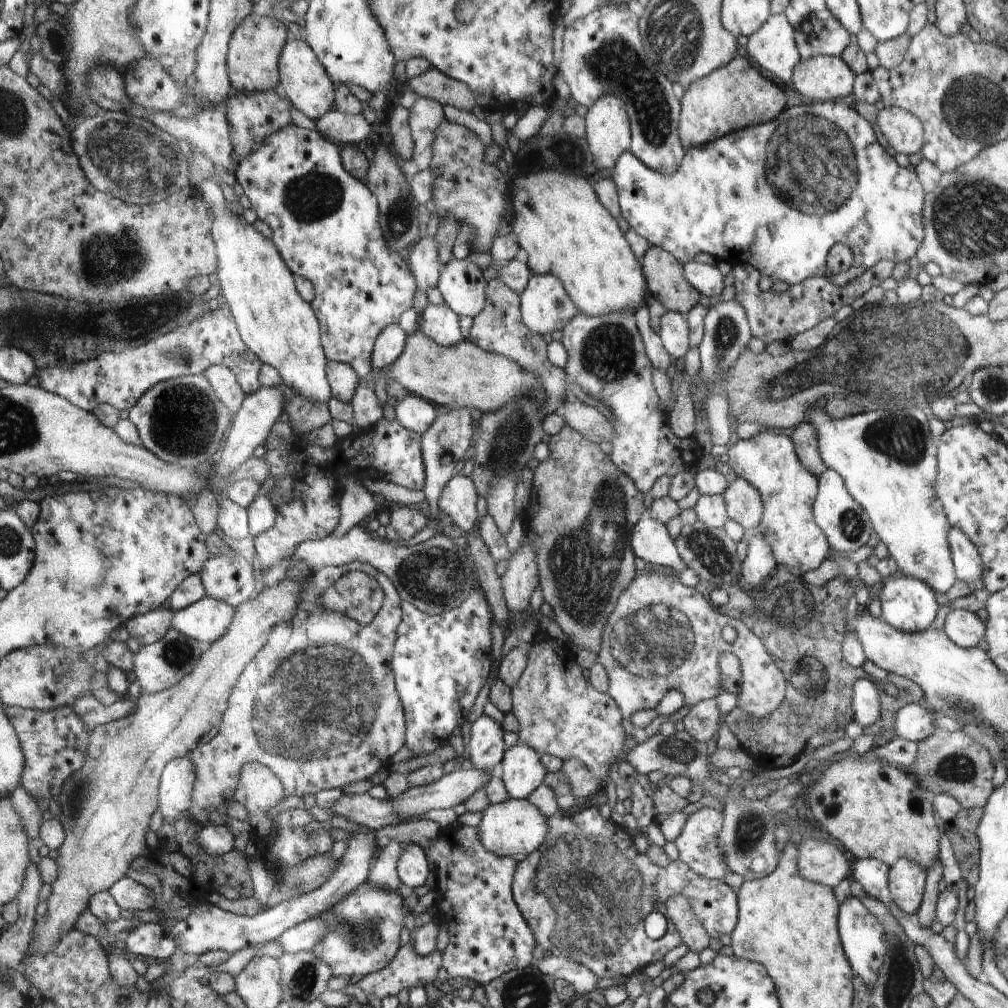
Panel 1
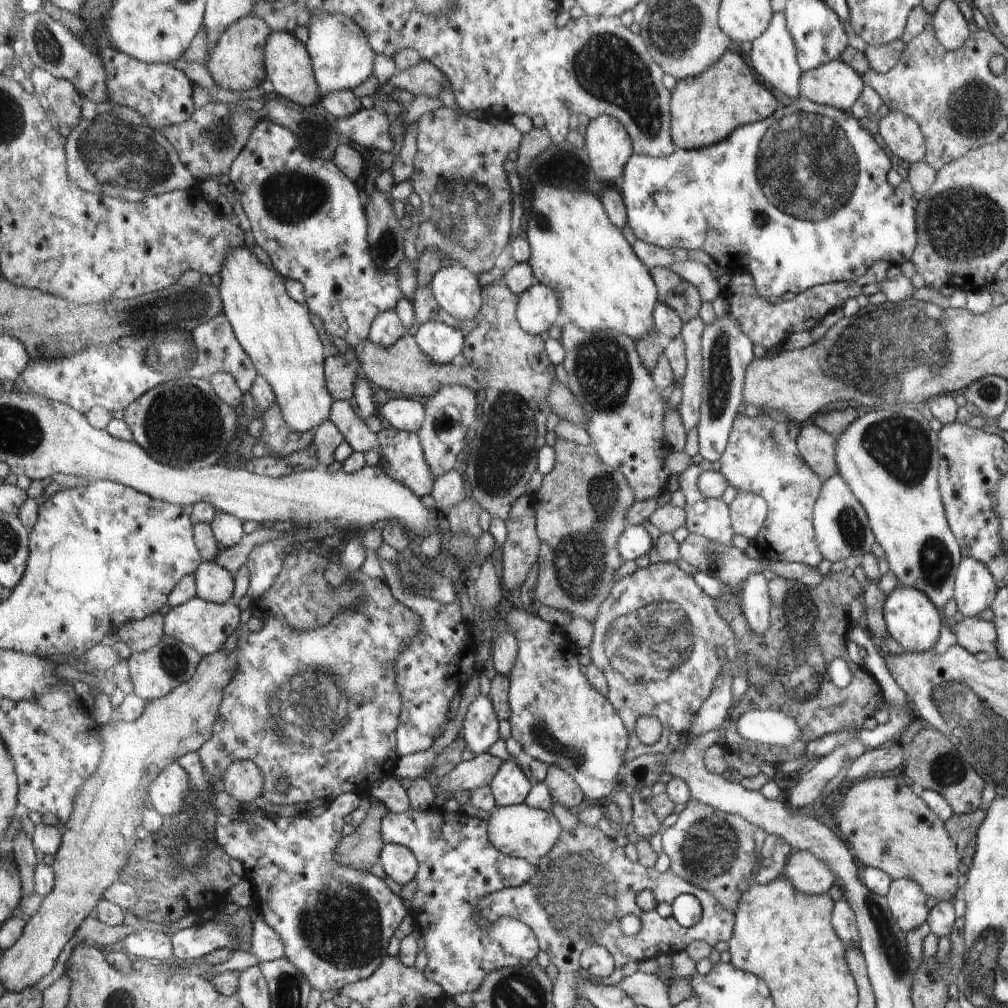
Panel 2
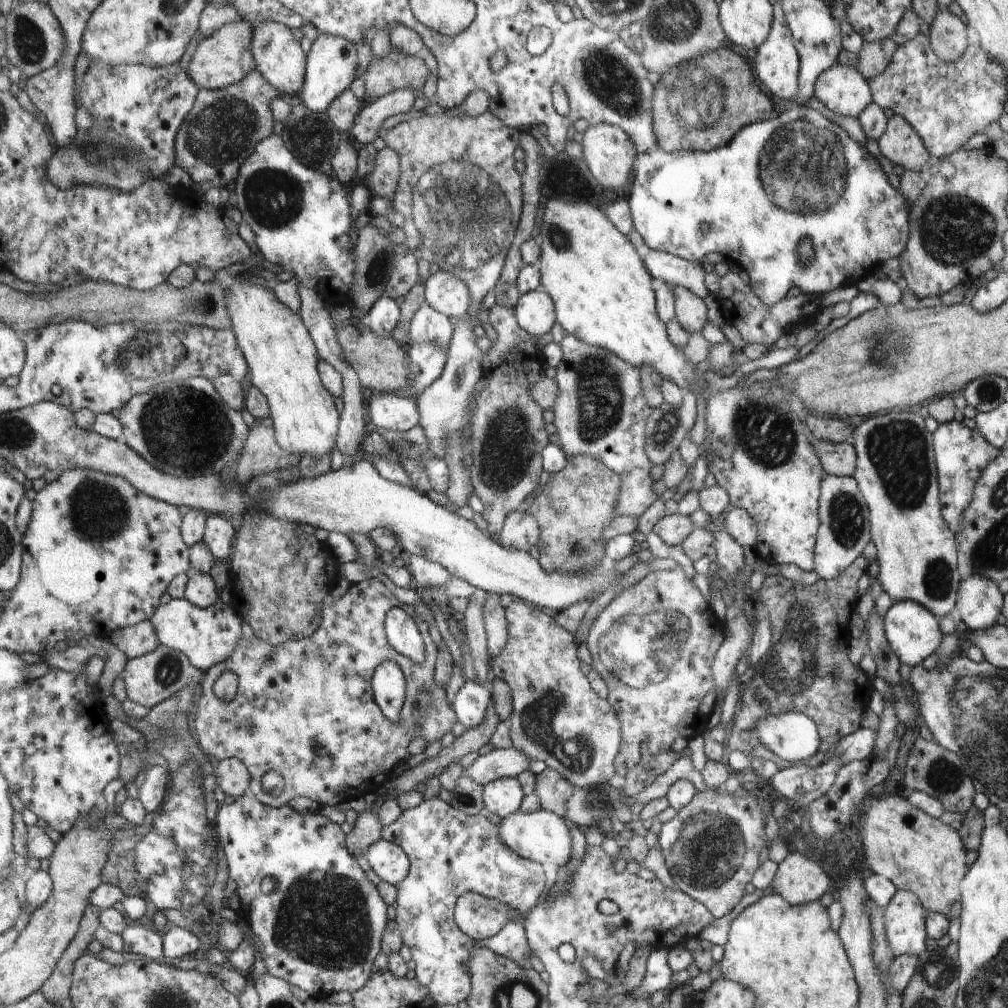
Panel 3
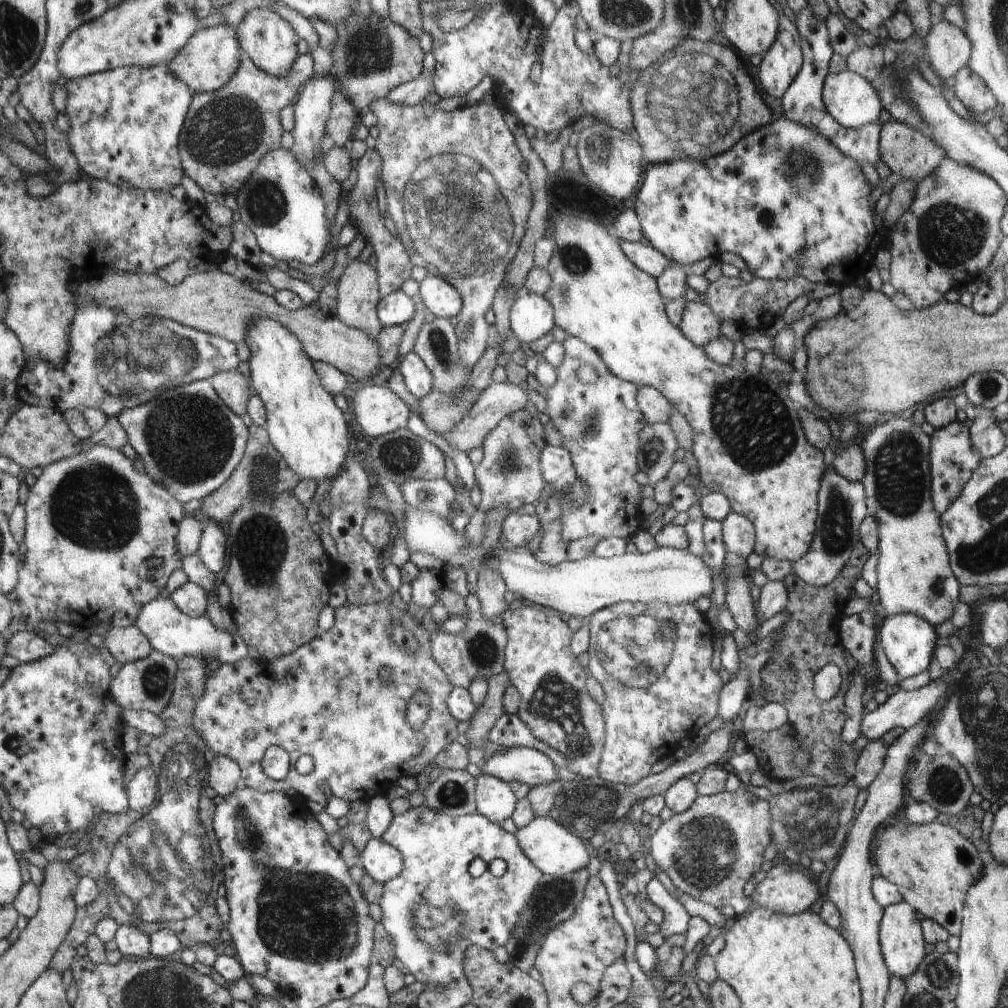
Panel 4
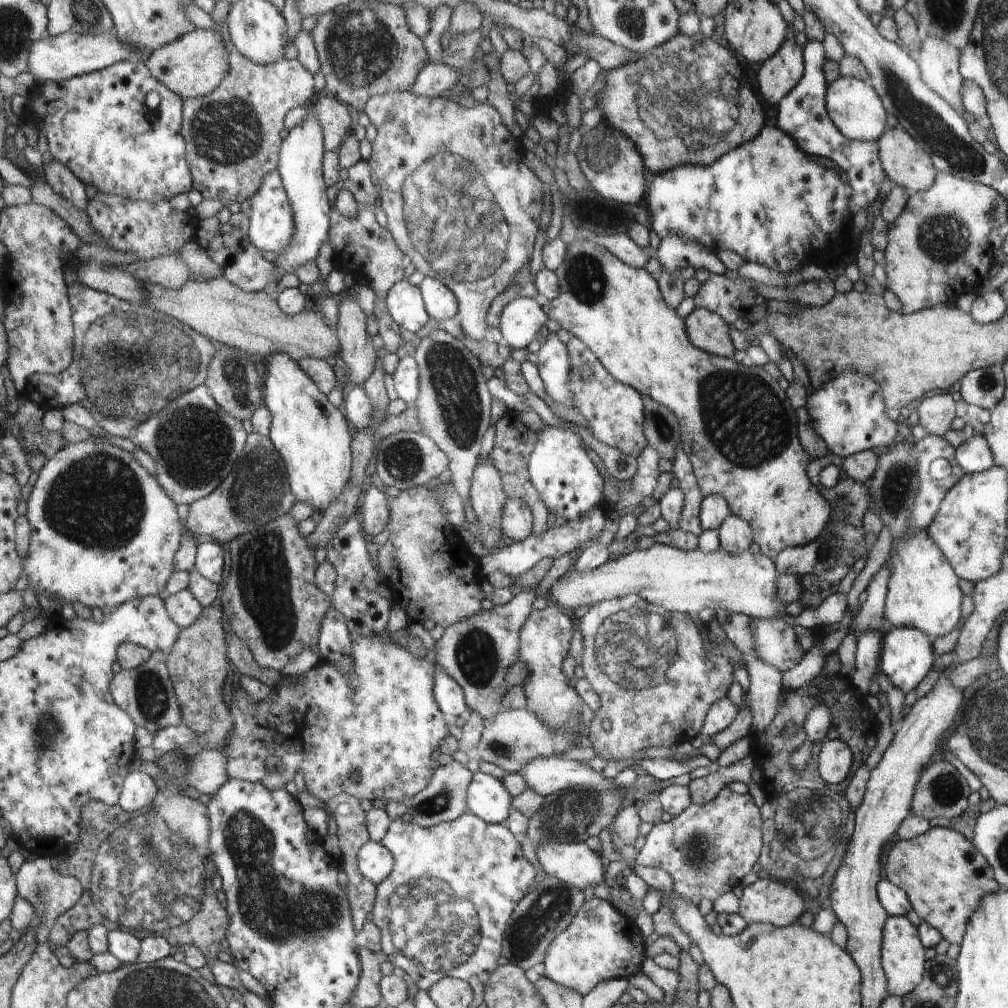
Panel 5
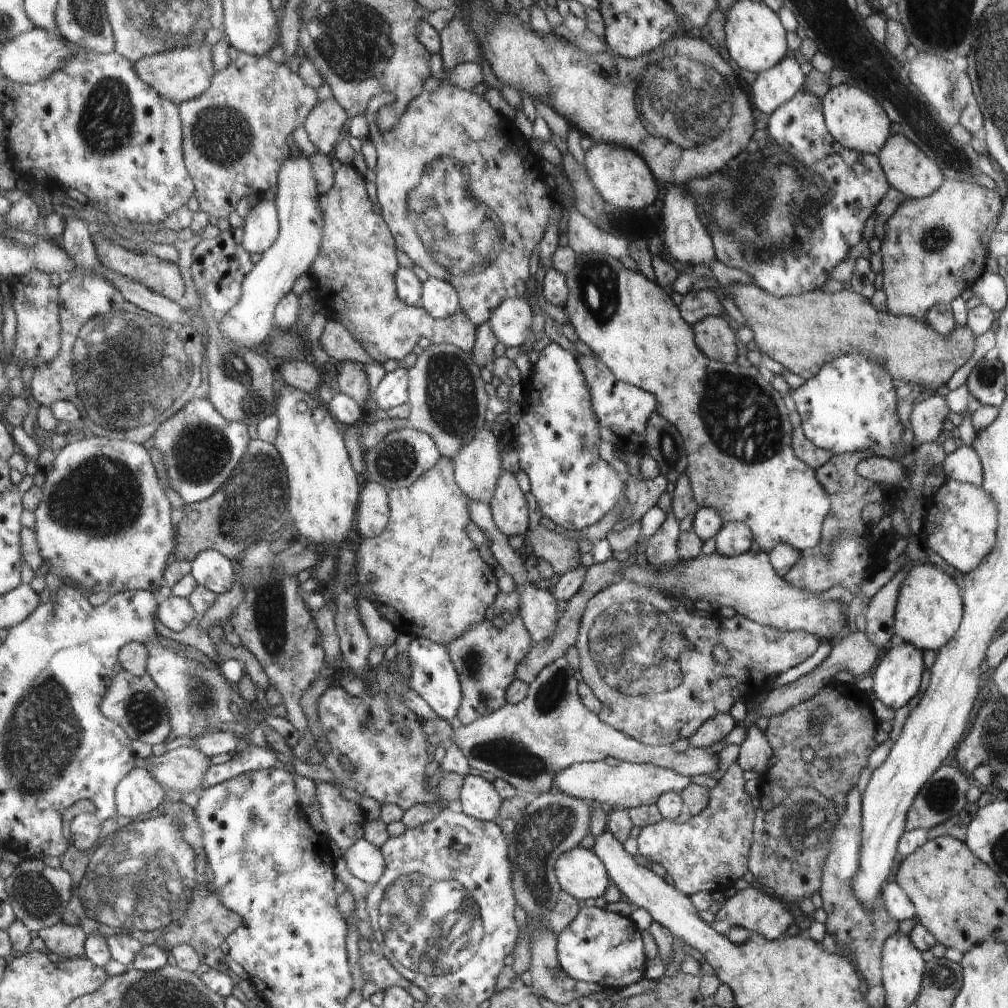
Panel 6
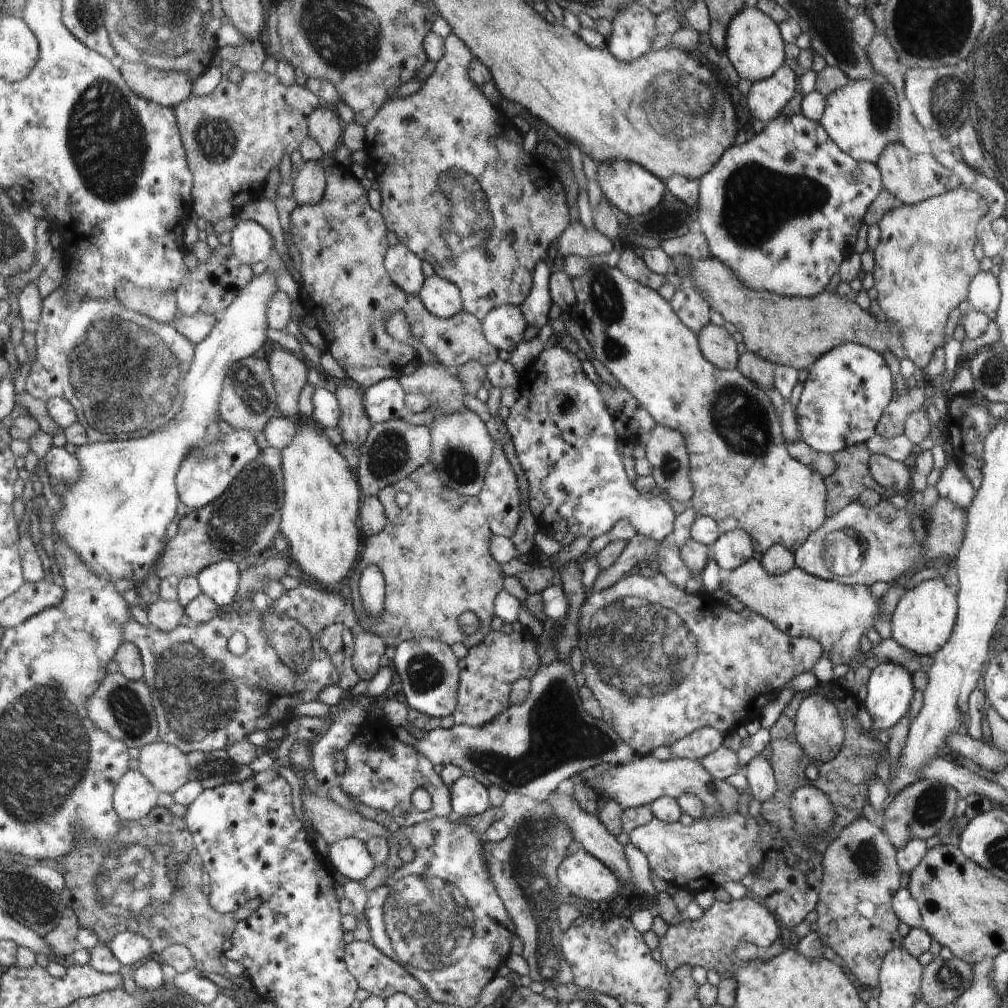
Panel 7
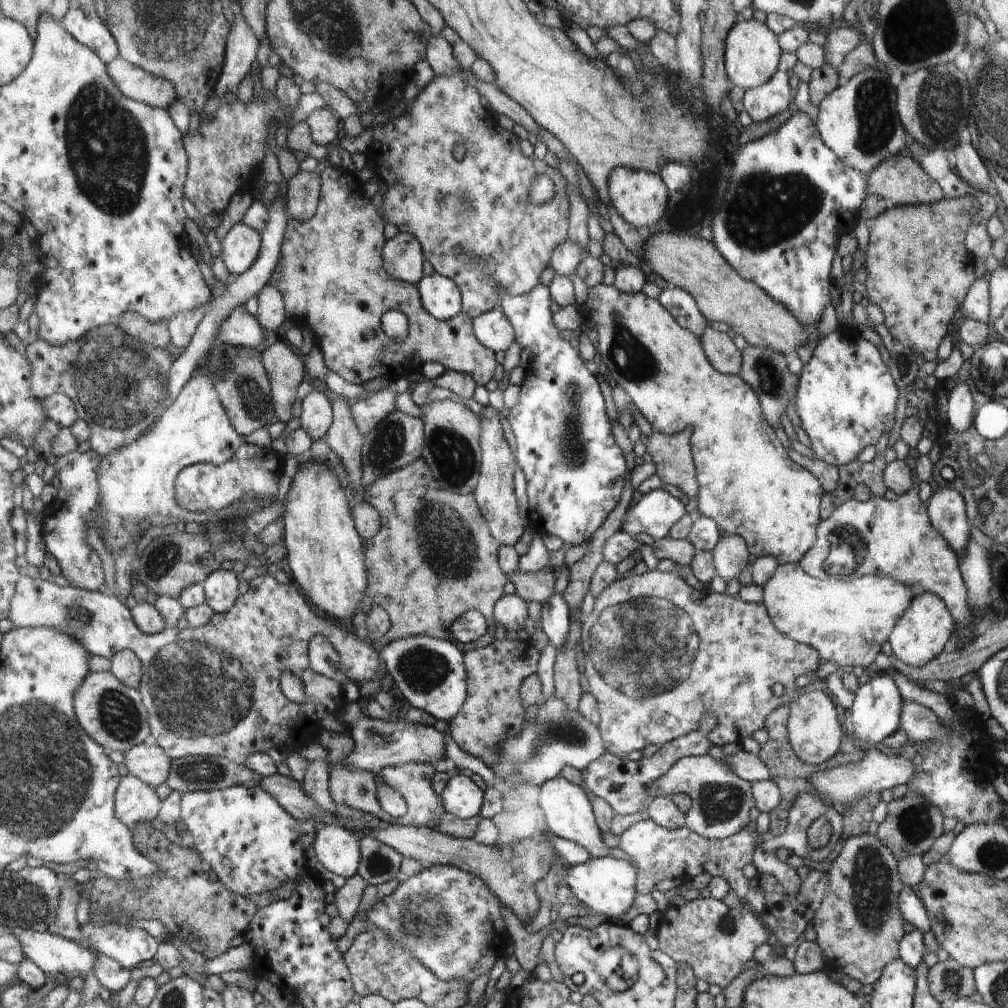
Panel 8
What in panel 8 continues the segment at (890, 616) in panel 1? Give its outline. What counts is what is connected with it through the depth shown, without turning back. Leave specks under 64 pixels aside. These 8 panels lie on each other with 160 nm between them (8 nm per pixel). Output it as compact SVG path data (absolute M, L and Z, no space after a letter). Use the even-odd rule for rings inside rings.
M883 672L872 674L871 679L866 684L858 687L852 707L847 711L847 716L852 722L852 730L863 744L858 748L867 750L899 729L903 702L896 683L892 677Z

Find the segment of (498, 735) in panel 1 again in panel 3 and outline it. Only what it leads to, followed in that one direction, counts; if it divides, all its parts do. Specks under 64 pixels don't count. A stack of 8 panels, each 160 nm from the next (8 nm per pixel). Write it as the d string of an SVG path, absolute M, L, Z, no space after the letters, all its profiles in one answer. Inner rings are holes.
M465 681L450 704L458 722L466 729L482 725L491 706L492 693L476 681Z

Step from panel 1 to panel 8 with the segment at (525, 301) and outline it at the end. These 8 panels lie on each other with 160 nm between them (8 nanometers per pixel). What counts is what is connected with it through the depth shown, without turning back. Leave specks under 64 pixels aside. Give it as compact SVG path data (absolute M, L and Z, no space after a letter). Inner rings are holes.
M494 308L473 318L475 337L490 350L506 352L514 342L514 328L502 309Z

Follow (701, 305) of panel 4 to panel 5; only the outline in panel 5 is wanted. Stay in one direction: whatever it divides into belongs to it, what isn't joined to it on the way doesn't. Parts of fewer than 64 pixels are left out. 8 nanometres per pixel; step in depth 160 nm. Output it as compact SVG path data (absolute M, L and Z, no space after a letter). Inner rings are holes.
M696 307L686 316L689 338L695 347L721 357L734 356L729 324L707 308Z

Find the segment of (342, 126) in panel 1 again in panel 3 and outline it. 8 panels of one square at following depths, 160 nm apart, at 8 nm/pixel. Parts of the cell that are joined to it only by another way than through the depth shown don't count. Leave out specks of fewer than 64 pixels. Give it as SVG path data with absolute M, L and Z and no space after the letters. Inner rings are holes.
M400 89L374 102L365 102L348 130L349 136L354 137L362 146L372 143L378 137L378 128L382 126L382 122L389 116L412 110L414 100L410 89Z

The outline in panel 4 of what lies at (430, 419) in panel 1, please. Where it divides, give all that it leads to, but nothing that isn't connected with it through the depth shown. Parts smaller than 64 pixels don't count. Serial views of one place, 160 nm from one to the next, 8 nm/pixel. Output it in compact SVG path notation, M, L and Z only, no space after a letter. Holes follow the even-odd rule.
M384 382L360 388L350 404L360 436L368 440L406 428L411 411Z

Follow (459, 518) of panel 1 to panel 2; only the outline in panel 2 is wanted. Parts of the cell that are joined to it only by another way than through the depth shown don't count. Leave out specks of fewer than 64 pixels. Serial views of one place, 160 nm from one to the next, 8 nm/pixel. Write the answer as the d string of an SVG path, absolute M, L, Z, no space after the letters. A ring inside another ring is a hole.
M456 470L442 474L433 486L431 496L436 501L436 510L445 514L448 508L466 498L463 477Z

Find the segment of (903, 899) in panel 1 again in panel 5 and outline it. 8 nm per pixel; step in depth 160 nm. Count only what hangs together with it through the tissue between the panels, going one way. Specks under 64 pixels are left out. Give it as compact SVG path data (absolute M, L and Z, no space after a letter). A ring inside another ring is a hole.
M889 916L885 922L884 945L881 949L881 962L884 964L885 975L888 979L888 995L902 998L912 993L920 984L925 972L924 943L920 939L916 926L904 916Z

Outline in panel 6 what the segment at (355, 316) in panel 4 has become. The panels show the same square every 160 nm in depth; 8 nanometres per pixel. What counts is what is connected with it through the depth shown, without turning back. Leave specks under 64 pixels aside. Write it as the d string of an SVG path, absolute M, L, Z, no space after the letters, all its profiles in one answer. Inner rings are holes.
M345 360L338 370L340 393L353 398L359 404L359 408L364 408L372 390L365 366L358 361Z

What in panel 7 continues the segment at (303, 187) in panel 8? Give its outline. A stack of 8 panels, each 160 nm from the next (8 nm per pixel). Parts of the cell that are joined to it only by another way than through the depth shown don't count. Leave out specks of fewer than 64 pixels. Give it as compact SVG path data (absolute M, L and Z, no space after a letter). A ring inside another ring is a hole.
M320 159L306 161L293 184L293 204L313 205L322 200L327 189L324 168Z

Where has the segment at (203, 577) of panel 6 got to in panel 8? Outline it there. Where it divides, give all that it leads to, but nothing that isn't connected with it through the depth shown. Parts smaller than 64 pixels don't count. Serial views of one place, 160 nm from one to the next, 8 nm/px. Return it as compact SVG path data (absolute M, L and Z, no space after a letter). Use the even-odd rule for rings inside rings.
M231 567L213 572L206 580L207 602L216 613L225 613L234 608L238 593L238 576Z

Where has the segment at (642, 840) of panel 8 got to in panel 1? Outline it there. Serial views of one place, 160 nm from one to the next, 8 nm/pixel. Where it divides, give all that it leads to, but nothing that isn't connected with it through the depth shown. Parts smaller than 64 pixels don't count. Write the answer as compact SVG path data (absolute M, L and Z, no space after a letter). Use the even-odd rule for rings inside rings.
M705 807L690 815L683 825L682 832L674 841L679 850L679 859L695 873L707 879L724 881L724 877L729 873L729 867L725 863L725 855L720 845L720 834L724 828L724 815L718 809Z

